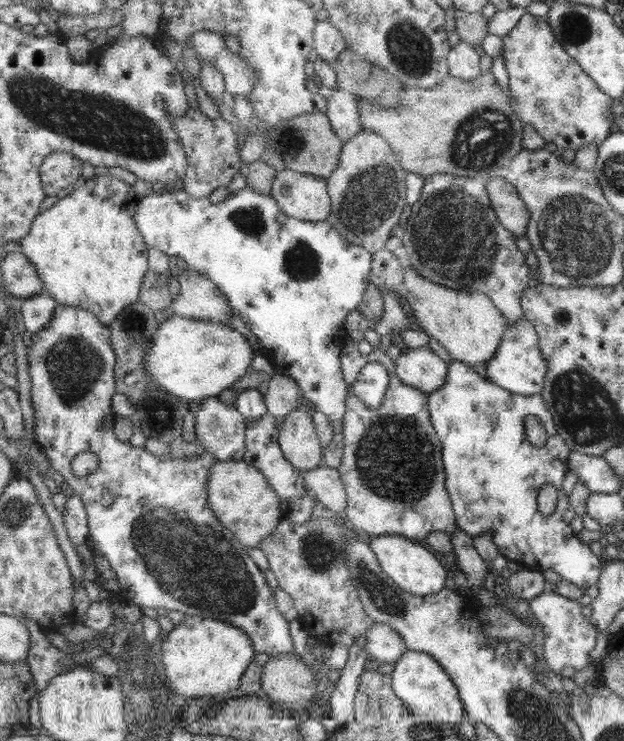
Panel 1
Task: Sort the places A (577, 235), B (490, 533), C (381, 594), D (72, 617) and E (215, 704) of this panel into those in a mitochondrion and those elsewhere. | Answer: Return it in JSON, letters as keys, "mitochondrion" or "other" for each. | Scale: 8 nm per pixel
{"A":"mitochondrion","B":"other","C":"mitochondrion","D":"other","E":"other"}

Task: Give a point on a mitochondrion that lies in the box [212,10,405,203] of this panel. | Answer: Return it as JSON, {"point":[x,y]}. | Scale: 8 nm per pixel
{"point":[289,141]}

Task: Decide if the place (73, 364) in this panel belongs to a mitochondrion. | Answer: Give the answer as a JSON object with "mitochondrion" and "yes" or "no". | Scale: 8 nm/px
{"mitochondrion":"yes"}

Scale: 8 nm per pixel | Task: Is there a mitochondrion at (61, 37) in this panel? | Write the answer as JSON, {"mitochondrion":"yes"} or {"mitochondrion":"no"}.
{"mitochondrion":"no"}

